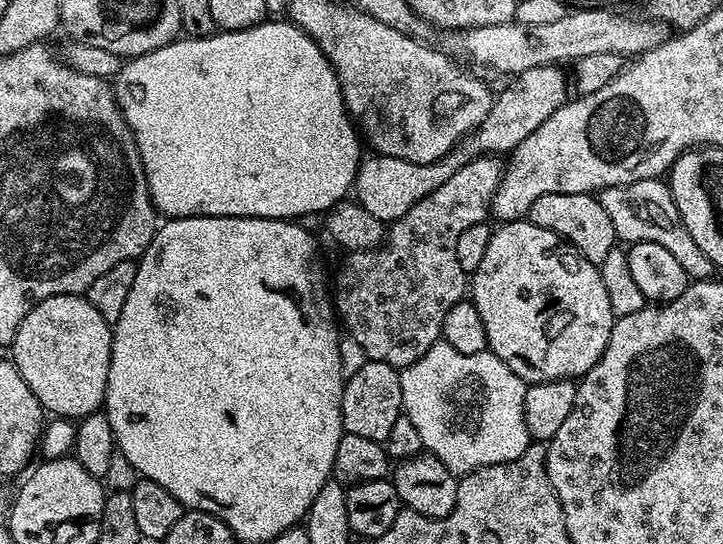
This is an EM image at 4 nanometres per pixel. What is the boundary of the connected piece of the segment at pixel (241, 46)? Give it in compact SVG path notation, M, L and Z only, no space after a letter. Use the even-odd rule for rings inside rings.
M268 18L262 24L233 32L220 30L210 36L177 38L158 50L133 56L127 62L121 63L120 71L114 77L116 105L120 107L120 113L124 115L124 120L136 139L144 177L148 180L148 194L161 217L261 216L267 220L295 221L311 212L327 213L328 209L336 207L353 191L356 172L362 161L362 140L344 105L336 72L326 54L322 54L319 46L297 24L284 18L272 19Z

